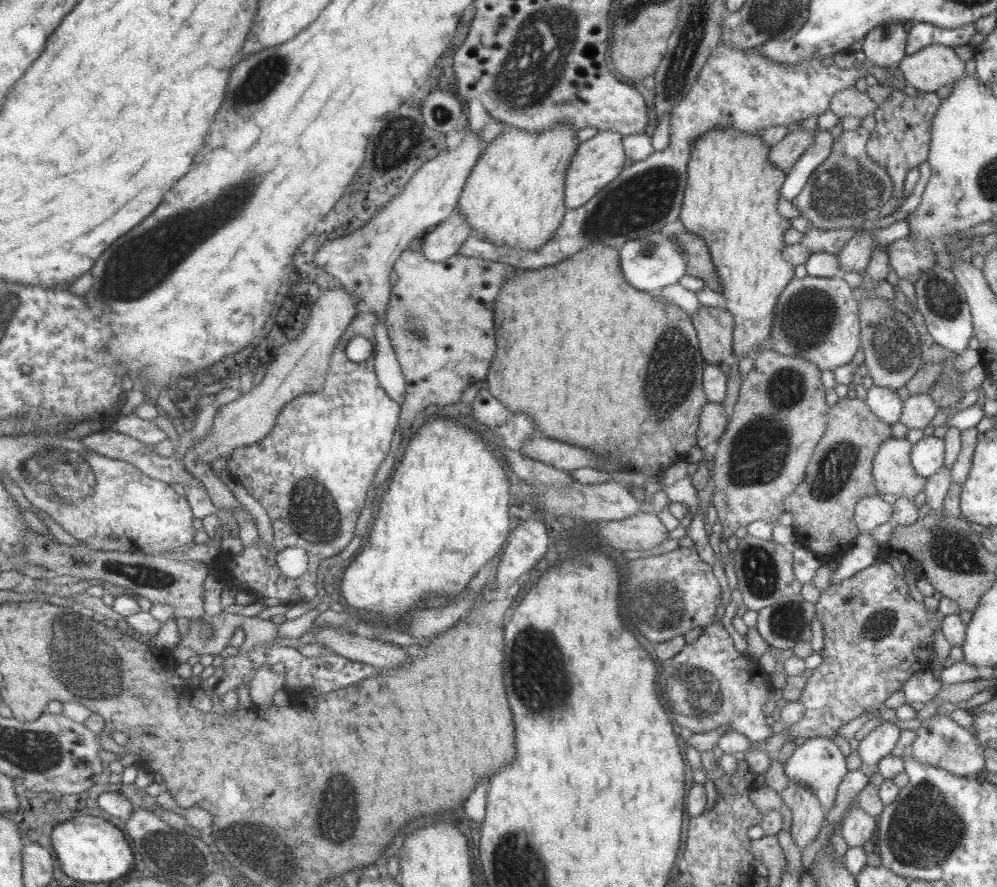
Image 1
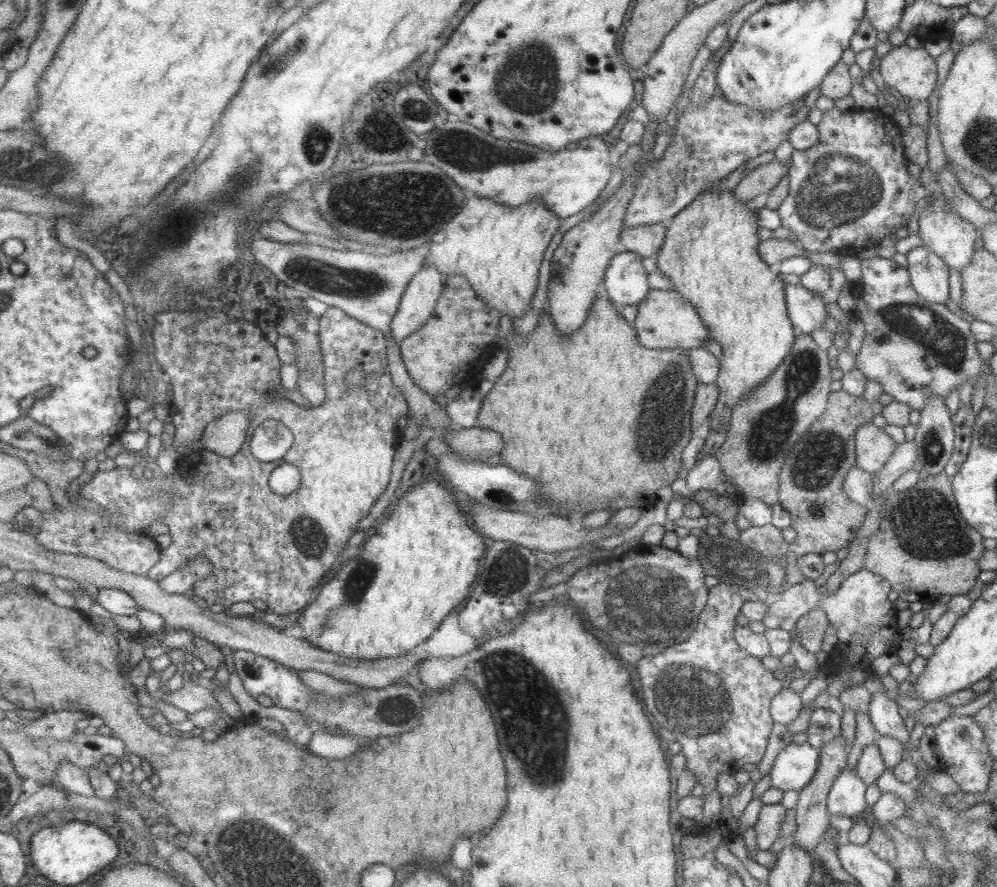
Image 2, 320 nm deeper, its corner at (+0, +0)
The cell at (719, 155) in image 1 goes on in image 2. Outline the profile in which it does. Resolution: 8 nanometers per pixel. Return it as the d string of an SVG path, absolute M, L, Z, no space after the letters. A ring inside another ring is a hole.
M710 186L669 220L665 239L655 255L656 268L668 278L671 290L689 302L705 325L709 338L721 347L718 358L721 369L714 380L718 388L718 399L710 412L712 419L709 422L709 432L695 458L697 463L721 447L728 433L732 408L756 386L765 382L783 362L797 335L787 314L782 276L773 274L757 254L757 229L759 227L754 212L746 205L746 201L735 200L731 190L718 194Z

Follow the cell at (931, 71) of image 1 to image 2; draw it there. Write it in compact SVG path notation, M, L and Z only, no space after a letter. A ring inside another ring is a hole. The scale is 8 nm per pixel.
M905 44L891 47L891 50L879 59L878 72L886 87L894 88L902 97L914 103L929 98L938 83L934 58L923 47L910 48Z

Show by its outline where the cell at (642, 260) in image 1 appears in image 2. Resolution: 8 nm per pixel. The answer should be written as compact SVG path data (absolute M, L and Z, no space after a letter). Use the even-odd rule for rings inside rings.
M631 251L615 253L604 272L603 286L606 298L616 308L641 302L649 292L648 273L645 272L638 254Z

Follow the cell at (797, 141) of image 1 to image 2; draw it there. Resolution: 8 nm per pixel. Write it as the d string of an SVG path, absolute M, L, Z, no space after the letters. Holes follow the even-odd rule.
M776 160L769 161L767 164L760 164L755 169L747 172L732 189L732 196L741 202L751 200L754 196L761 193L768 193L780 178L788 173L788 162L781 164Z

